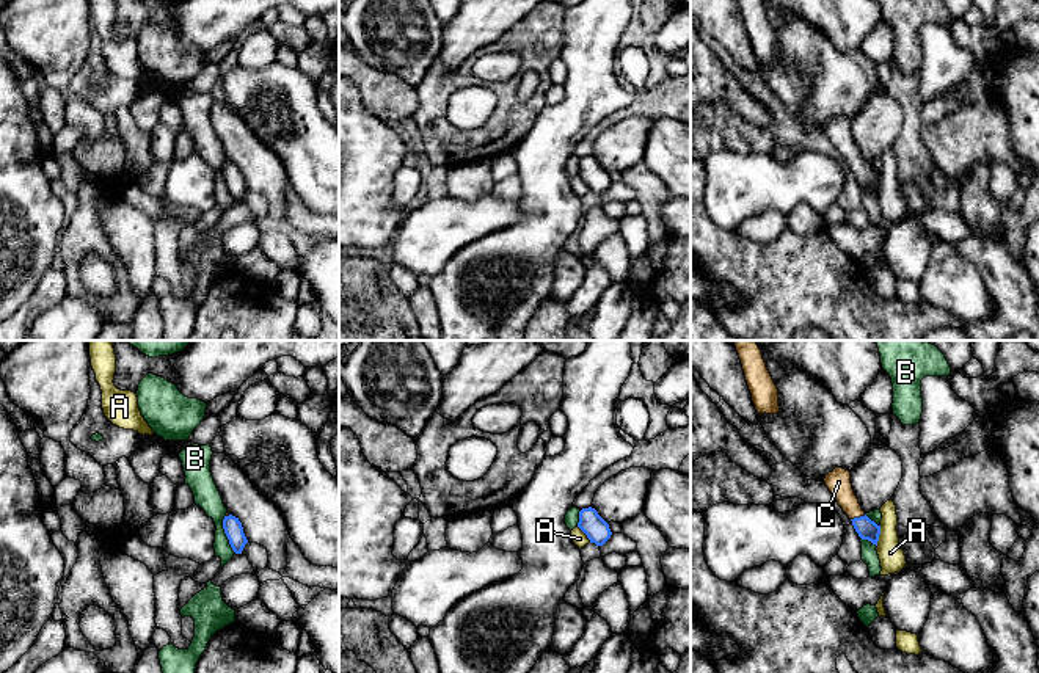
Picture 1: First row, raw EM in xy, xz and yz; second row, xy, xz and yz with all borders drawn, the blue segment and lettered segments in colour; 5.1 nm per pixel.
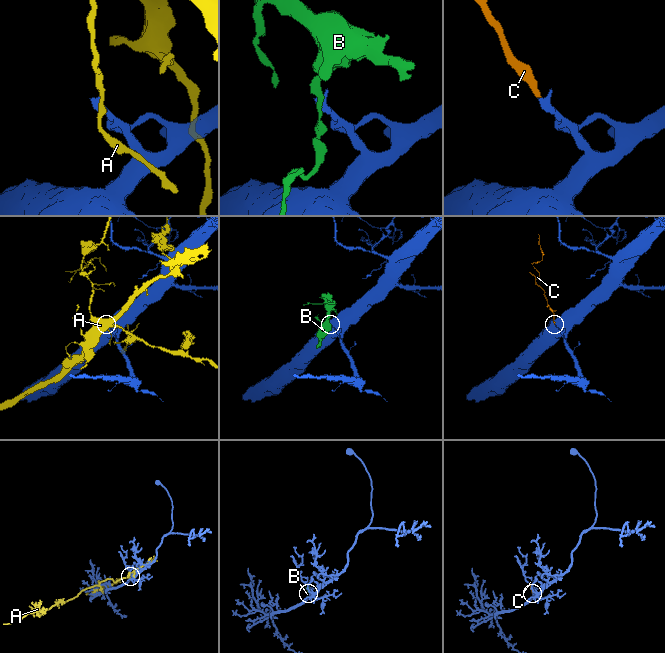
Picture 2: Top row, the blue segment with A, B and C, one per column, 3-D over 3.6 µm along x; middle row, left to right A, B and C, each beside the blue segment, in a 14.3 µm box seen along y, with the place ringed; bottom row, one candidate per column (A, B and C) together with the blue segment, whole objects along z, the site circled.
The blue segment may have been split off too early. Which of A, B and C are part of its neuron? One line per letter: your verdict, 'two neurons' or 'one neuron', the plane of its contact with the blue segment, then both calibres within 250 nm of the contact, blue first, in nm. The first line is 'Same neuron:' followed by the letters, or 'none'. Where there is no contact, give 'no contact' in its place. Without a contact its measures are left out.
Same neuron: C
A: two neurons | yz | 110/130 nm
B: two neurons | xy | 100/130 nm
C: one neuron | yz | 110/130 nm

